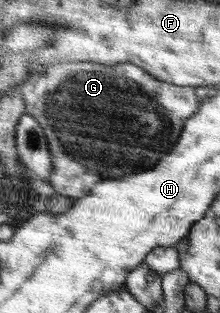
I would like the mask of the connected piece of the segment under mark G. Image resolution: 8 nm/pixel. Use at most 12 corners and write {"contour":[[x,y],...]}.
{"contour":[[132,63],[20,83],[74,201],[146,171],[201,103]]}

